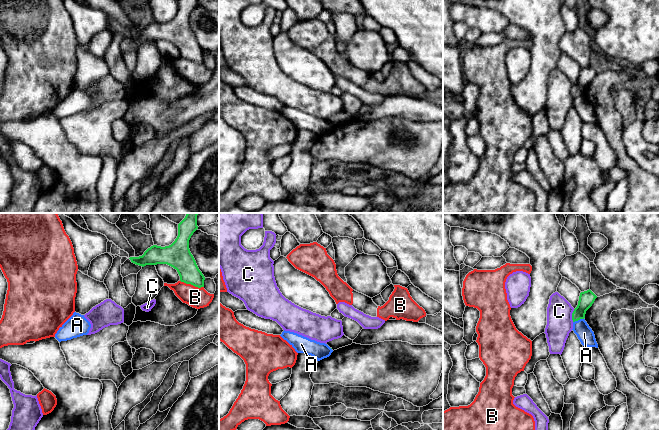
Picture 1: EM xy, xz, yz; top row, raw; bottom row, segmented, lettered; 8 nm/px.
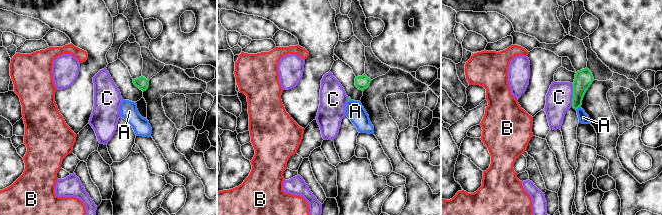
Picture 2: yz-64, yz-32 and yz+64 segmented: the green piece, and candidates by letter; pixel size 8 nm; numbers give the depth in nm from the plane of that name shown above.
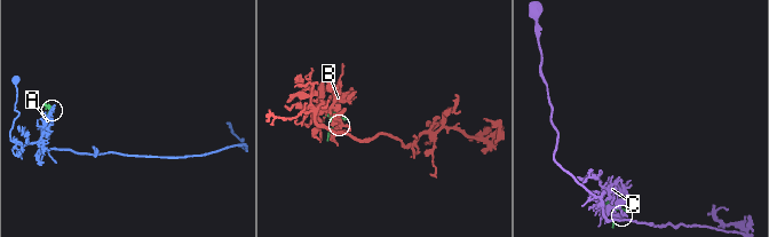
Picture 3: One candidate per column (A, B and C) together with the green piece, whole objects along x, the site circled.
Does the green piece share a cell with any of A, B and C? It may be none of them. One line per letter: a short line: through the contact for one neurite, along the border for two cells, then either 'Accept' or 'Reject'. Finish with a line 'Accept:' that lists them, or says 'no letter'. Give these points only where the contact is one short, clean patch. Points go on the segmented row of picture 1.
A: Line: yz (583, 318), (573, 322). Reject
B: Reject
C: Line: yz (574, 309), (572, 321). Reject
Accept: no letter

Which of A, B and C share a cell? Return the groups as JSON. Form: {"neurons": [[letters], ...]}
{"neurons": [["A"], ["B"], ["C"]]}

